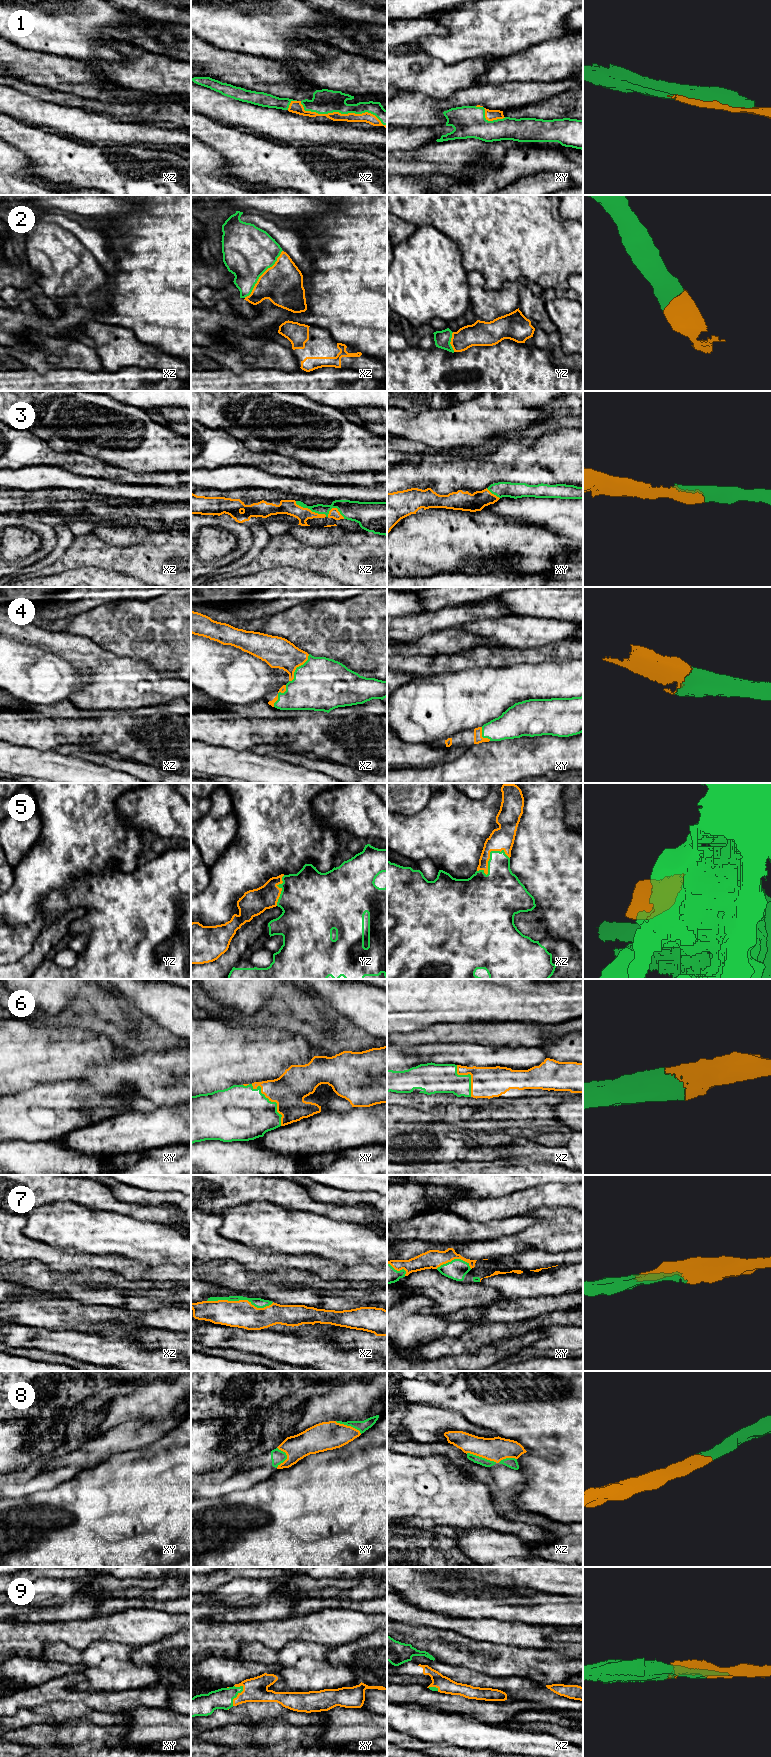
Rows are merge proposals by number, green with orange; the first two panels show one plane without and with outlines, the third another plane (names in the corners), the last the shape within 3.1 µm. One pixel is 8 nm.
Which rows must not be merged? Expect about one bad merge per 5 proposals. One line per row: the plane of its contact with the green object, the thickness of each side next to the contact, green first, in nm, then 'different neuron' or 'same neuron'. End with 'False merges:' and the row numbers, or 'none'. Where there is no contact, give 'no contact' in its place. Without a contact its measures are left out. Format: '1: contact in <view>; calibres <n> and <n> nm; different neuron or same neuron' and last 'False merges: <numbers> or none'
1: contact in xz; calibres 200 and 80 nm; same neuron
2: contact in xz; calibres 420 and 320 nm; same neuron
3: contact in xz; calibres 160 and 110 nm; same neuron
4: contact in xz; calibres 440 and 240 nm; same neuron
5: contact in xz; calibres 300 and 190 nm; same neuron
6: contact in xy; calibres 440 and 280 nm; same neuron
7: contact in xz; calibres 80 and 220 nm; same neuron
8: contact in xz; calibres 60 and 190 nm; same neuron
9: contact in xy; calibres 160 and 190 nm; same neuron
False merges: none

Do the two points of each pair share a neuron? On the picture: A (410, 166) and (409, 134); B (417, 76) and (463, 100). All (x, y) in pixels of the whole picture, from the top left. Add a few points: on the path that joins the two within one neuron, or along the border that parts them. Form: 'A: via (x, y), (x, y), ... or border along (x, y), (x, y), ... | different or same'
A: border along (432, 142), (410, 151), (397, 152) | different
B: border along (473, 85), (455, 90), (446, 98) | different

